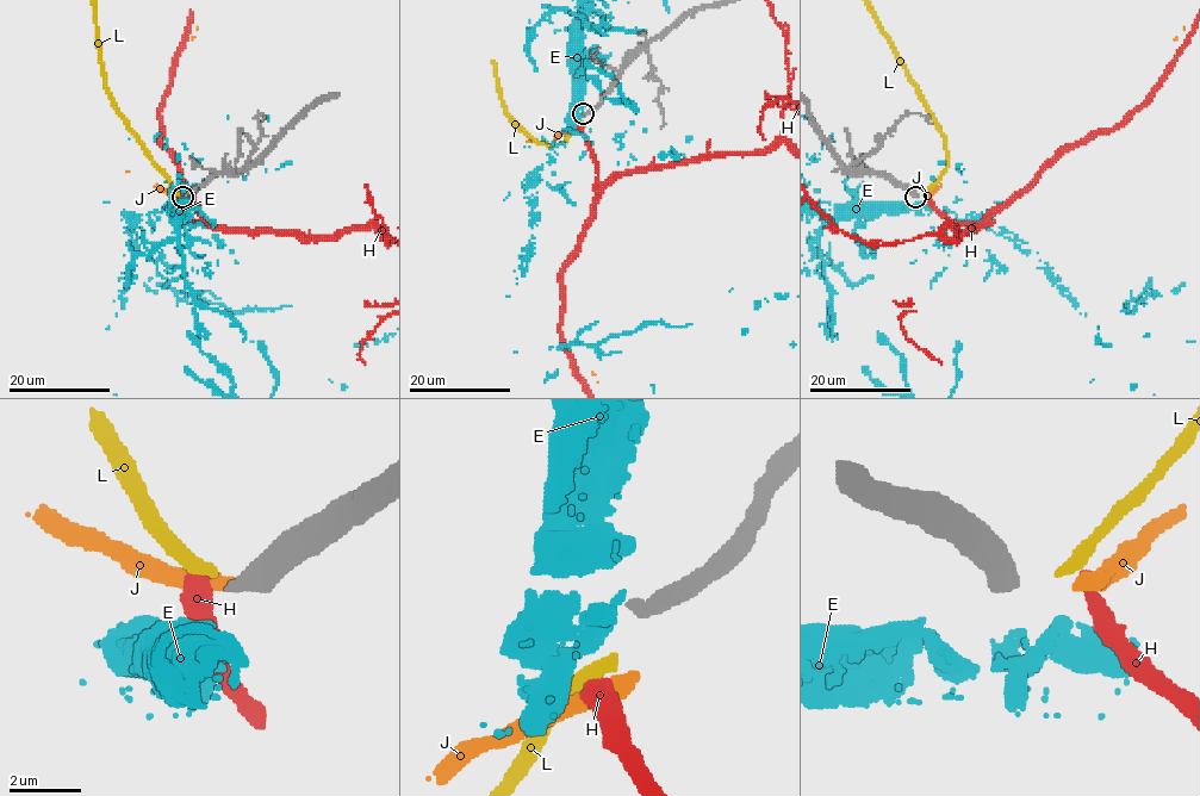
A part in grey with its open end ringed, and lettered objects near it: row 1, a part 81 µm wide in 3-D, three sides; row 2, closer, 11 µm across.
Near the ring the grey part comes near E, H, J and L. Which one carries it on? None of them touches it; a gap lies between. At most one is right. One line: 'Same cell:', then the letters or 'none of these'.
Same cell: E

